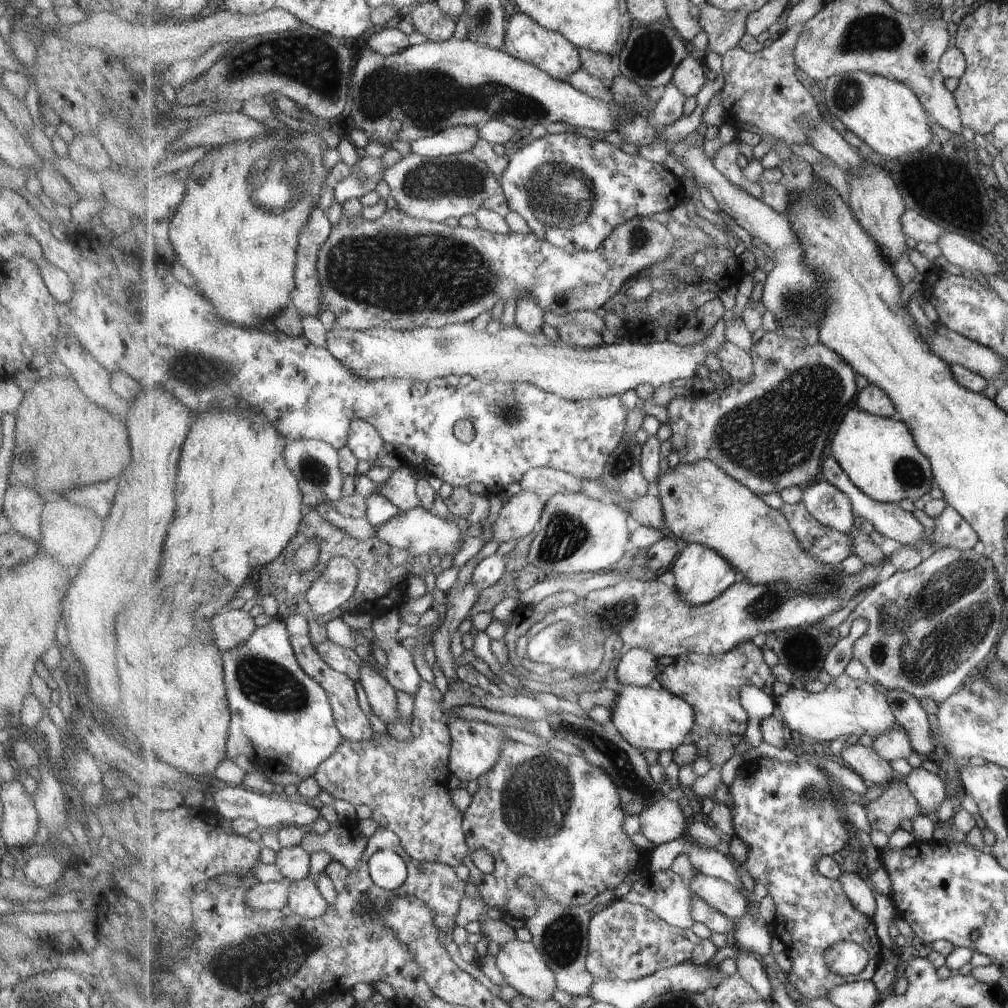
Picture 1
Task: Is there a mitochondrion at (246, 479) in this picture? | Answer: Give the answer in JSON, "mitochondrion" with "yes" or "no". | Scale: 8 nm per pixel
{"mitochondrion":"no"}

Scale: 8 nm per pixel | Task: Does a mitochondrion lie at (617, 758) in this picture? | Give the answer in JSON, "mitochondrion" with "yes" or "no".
{"mitochondrion":"yes"}

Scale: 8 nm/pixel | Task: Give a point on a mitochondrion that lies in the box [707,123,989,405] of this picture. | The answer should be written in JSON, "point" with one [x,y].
{"point":[797,303]}

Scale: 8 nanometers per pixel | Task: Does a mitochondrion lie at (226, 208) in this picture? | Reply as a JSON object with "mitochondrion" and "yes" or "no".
{"mitochondrion":"no"}

